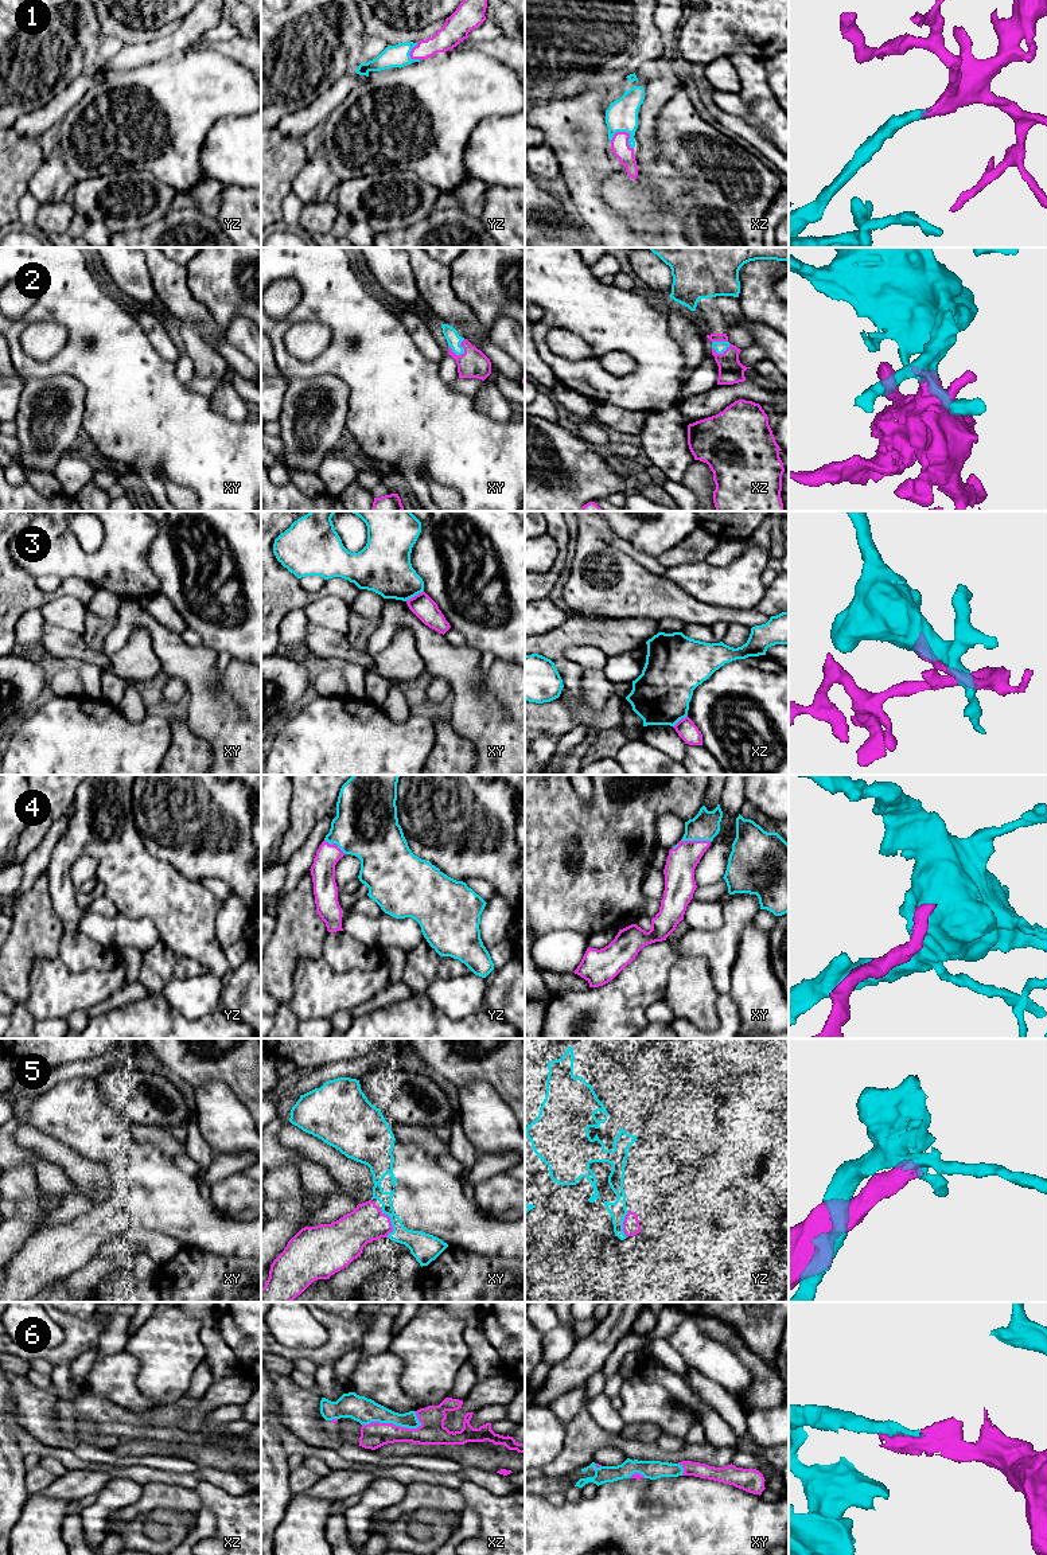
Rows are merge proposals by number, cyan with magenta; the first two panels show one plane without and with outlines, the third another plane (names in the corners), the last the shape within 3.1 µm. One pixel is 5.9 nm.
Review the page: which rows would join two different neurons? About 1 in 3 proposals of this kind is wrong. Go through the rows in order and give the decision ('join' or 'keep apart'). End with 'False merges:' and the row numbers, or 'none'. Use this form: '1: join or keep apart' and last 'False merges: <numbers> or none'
1: join
2: join
3: keep apart
4: join
5: keep apart
6: join
False merges: 3, 5

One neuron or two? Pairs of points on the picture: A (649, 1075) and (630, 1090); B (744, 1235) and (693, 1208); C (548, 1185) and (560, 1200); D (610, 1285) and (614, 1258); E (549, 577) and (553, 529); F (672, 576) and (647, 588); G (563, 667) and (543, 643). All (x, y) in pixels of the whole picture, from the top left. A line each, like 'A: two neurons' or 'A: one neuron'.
A: two neurons
B: one neuron
C: two neurons
D: one neuron
E: one neuron
F: two neurons
G: one neuron

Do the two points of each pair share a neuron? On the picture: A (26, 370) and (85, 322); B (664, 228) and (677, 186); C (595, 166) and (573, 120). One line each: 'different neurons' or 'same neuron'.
A: same neuron
B: same neuron
C: same neuron

